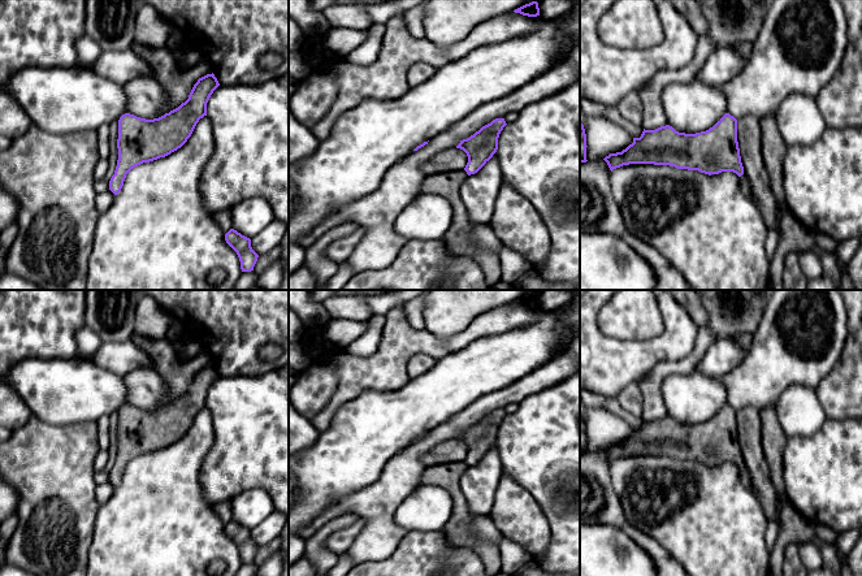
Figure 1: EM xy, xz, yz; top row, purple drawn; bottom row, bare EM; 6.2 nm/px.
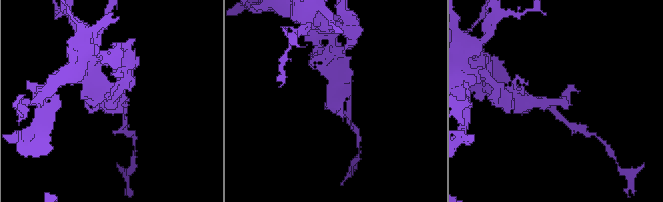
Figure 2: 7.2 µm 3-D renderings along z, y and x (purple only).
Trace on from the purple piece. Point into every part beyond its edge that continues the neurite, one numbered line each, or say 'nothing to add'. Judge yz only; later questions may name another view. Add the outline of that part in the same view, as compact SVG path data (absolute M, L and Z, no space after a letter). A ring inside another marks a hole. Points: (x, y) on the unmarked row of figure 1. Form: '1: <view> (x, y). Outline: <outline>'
1: yz (745, 477). Outline: M742 465L740 468L740 478L741 478L741 484L746 489L749 489L751 493L754 493L754 486L753 486L753 482L751 482L751 477L750 477L750 473L749 473L749 471L745 465Z

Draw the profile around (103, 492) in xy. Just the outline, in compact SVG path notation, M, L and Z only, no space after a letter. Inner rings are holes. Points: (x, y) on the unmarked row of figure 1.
M107 481L96 486L95 495L99 506L104 504L111 498L113 489L114 489L114 485L111 481Z

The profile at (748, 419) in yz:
M748 406L737 411L737 433L744 465L750 473L754 494L767 520L772 520L776 517L777 495L771 481L771 469L763 452L761 413L755 407Z

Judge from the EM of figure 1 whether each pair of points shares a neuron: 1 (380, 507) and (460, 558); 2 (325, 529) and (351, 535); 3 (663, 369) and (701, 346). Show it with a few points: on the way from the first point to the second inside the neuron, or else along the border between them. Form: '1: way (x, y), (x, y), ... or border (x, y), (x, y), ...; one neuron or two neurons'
1: border (407, 532), (389, 557); two neurons
2: border (358, 518), (328, 537), (329, 551); two neurons
3: way (674, 368), (685, 366), (694, 356); one neuron

